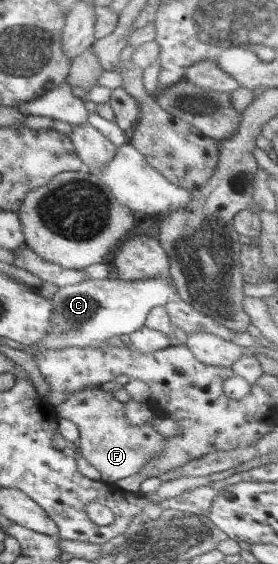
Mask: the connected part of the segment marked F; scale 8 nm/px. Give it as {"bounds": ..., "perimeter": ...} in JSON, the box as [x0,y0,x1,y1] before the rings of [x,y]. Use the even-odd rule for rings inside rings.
{"bounds":[53,387,163,484],"perimeter":[[[107,387],[84,389],[72,393],[53,409],[58,418],[69,420],[78,429],[79,439],[76,447],[80,450],[82,458],[98,471],[101,482],[112,484],[136,474],[150,461],[150,458],[159,456],[163,451],[163,437],[153,429],[151,420],[138,426],[131,425],[125,417],[124,404],[116,401]]]}

